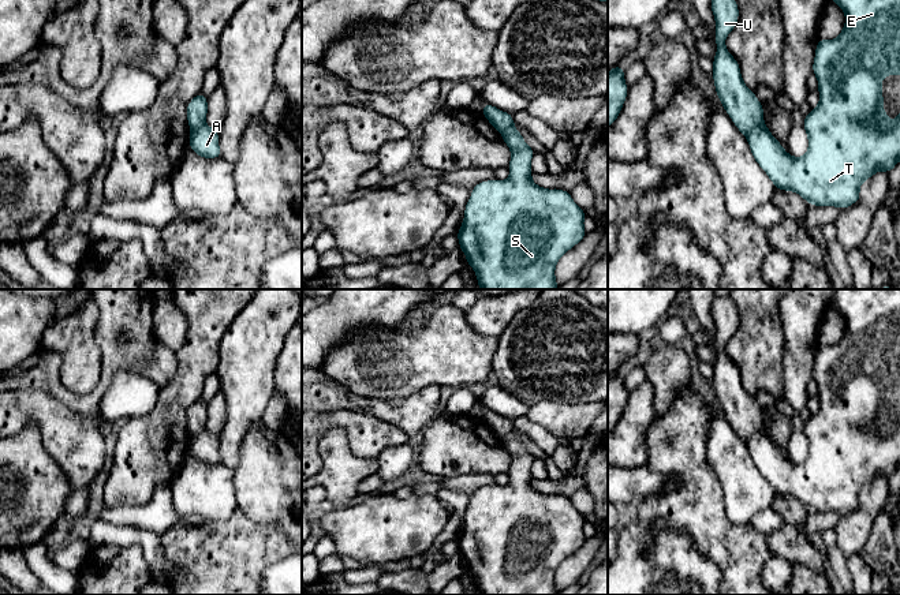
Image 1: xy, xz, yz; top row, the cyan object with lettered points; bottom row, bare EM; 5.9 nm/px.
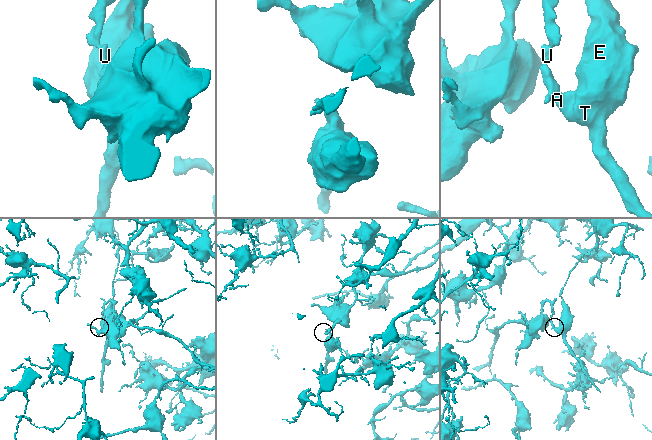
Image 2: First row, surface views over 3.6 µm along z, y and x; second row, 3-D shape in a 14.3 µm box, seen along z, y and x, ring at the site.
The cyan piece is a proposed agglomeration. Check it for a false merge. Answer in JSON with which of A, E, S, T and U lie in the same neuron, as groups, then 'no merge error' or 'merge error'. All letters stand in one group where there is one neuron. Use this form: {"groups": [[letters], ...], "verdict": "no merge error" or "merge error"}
{"groups": [["A", "E", "S", "T"], ["U"]], "verdict": "merge error"}

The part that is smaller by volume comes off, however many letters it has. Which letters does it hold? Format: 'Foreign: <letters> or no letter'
Foreign: A, E, S, T

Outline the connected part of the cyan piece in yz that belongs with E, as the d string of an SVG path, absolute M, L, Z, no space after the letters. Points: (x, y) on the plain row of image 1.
M836 289L832 306L844 317L845 330L834 345L819 344L813 367L818 386L819 409L803 423L808 454L803 463L787 459L762 427L746 445L757 469L777 495L799 499L808 510L836 512L840 516L860 505L862 489L878 476L890 479L900 467L900 418L890 427L884 416L882 383L900 381L900 289Z

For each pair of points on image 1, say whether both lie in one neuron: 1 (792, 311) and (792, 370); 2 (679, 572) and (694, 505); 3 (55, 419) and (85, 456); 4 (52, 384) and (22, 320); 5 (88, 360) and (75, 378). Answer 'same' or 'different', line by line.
1: same
2: different
3: same
4: different
5: same

